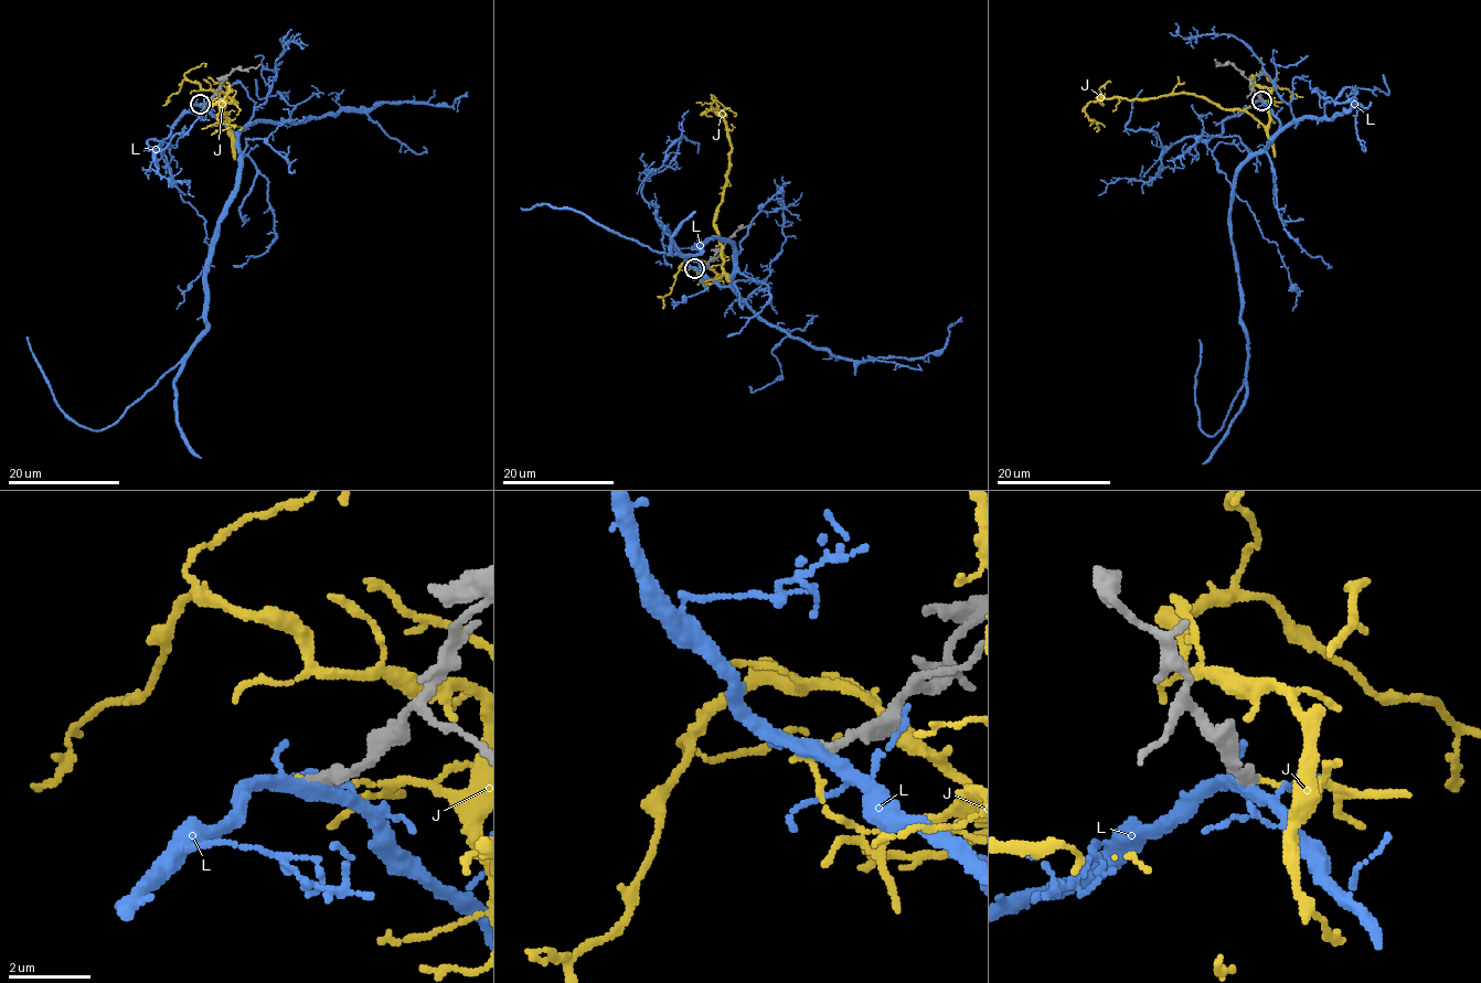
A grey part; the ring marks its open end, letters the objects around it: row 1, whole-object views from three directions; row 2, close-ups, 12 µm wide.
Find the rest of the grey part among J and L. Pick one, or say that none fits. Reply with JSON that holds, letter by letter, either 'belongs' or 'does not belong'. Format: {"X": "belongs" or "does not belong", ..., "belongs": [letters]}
{"J": "does not belong", "L": "does not belong", "belongs": []}

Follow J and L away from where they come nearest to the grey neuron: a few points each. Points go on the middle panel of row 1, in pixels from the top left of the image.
J: (695, 269), (701, 279), (723, 271), (714, 222), (731, 151), (727, 123), (712, 98), (725, 109), (706, 107)
L: (696, 268), (727, 286), (734, 247), (712, 238), (699, 254), (667, 255), (569, 210), (521, 207)

